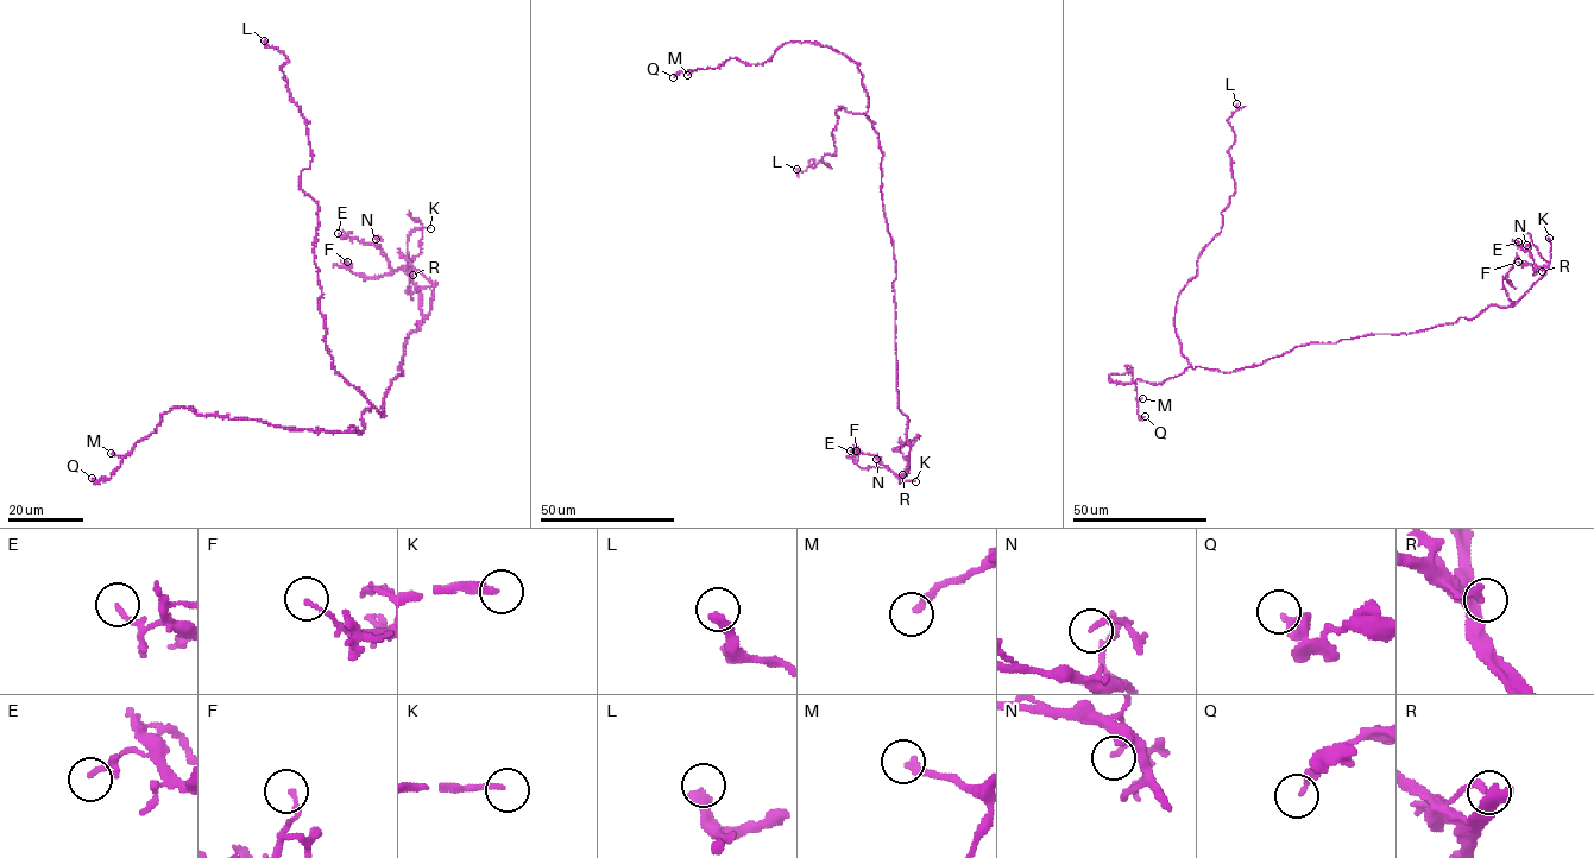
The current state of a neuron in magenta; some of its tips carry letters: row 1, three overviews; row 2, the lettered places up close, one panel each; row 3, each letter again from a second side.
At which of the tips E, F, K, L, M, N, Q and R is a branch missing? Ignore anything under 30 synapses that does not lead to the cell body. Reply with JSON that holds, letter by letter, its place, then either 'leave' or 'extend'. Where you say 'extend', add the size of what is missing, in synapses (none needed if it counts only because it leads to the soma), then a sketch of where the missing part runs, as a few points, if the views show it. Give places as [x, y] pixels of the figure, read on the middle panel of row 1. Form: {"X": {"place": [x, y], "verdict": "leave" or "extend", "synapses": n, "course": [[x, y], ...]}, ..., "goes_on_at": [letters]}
{"E": {"place": [850, 450], "verdict": "leave"}, "F": {"place": [856, 450], "verdict": "leave"}, "K": {"place": [915, 481], "verdict": "extend", "course": [[915, 481], [937, 467]]}, "L": {"place": [796, 169], "verdict": "leave"}, "M": {"place": [687, 75], "verdict": "leave"}, "N": {"place": [876, 459], "verdict": "leave"}, "Q": {"place": [673, 77], "verdict": "leave"}, "R": {"place": [902, 474], "verdict": "leave"}, "goes_on_at": ["K"]}

